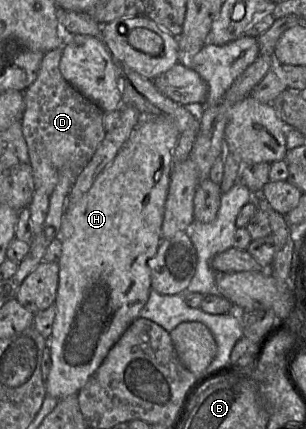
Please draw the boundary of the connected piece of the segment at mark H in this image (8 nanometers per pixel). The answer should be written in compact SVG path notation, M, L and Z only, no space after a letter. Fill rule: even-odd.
M141 115L140 123L115 158L99 173L90 189L82 196L82 198L69 205L64 212L61 222L61 230L57 237L62 243L62 254L58 261L59 282L56 300L54 302L57 311L53 322L52 334L48 339L48 346L50 347L52 359L50 372L45 380L46 393L48 396L61 400L67 396L78 394L101 366L111 348L117 343L131 323L140 317L140 310L148 301L152 289L150 262L155 256L160 242L162 241L161 228L169 191L171 172L173 169L172 152L177 145L179 136L180 133L178 129L165 115Z

